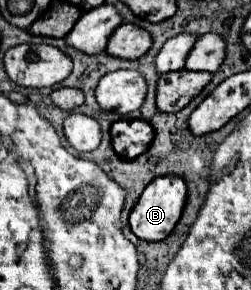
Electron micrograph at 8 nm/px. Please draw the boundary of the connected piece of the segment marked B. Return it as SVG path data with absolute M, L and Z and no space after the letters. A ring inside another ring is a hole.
M164 175L162 179L154 179L154 183L150 183L150 187L144 189L142 199L138 199L138 203L134 205L134 209L130 213L132 233L144 241L166 239L182 215L182 209L186 203L186 193L188 193L186 183L182 183L182 179L178 179L178 177Z

